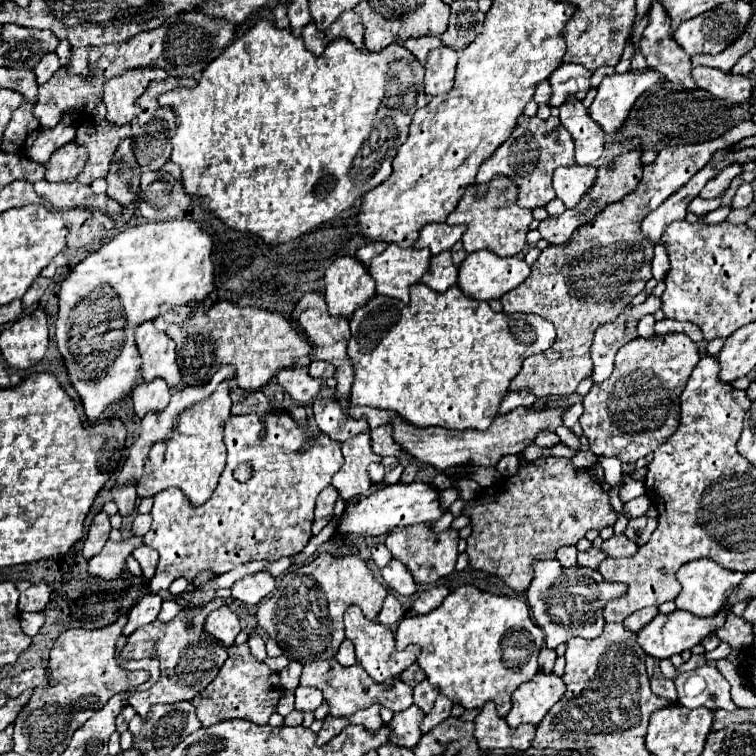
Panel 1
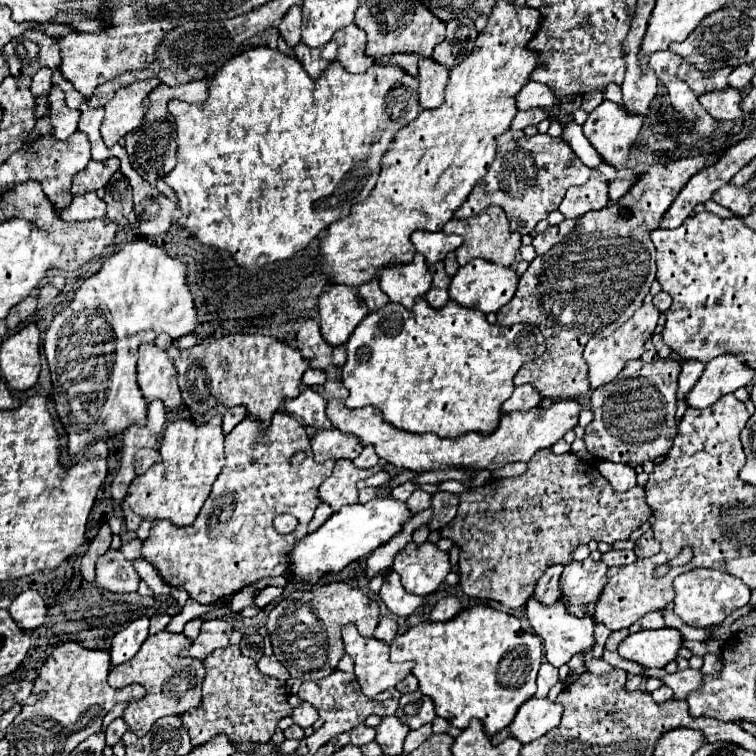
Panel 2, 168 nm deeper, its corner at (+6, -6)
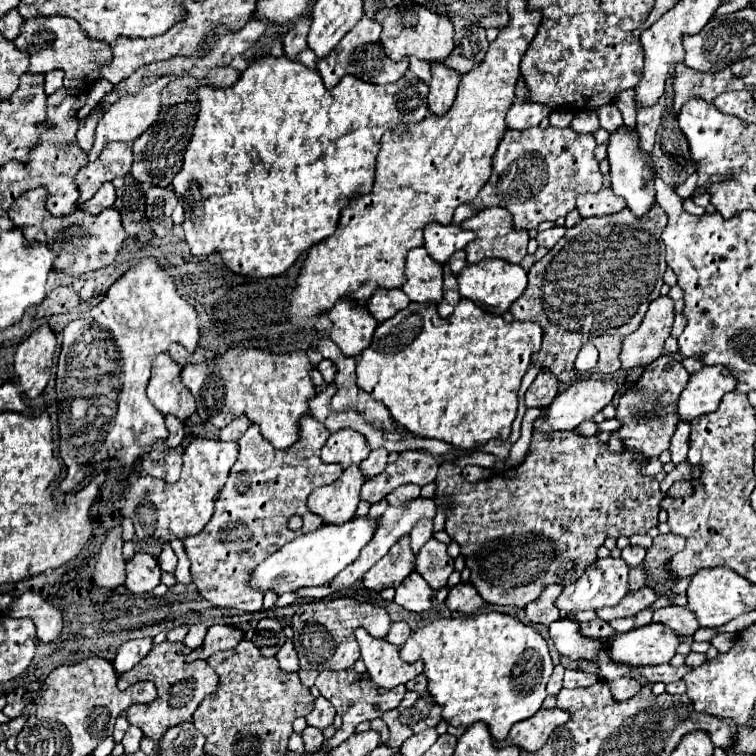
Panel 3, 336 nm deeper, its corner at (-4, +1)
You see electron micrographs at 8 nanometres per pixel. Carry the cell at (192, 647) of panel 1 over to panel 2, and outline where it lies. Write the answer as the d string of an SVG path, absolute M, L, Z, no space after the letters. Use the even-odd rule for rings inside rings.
M164 630L154 636L148 636L140 652L134 656L134 660L114 666L110 670L108 682L112 688L124 688L128 684L142 684L146 688L146 698L128 704L122 716L124 722L128 724L128 730L132 730L136 736L144 736L158 718L180 716L202 702L202 680L206 670L200 660L182 656L182 650L188 646L190 640L184 634L172 634Z

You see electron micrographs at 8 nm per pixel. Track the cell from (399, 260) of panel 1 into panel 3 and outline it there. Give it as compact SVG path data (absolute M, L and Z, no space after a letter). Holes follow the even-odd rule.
M416 247L406 257L406 283L402 291L416 303L440 303L442 265L436 263L424 247Z

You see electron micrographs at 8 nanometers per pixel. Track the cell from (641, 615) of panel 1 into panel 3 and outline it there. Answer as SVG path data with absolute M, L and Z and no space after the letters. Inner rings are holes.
M678 605L654 609L652 621L664 623L666 627L674 629L678 635L694 635L694 631L700 627L694 613L688 607L678 607Z

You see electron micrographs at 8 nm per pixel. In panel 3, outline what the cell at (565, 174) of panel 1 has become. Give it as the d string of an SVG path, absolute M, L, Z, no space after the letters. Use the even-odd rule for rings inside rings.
M602 187L598 193L582 193L576 197L576 209L582 217L606 215L624 209L626 203L622 197L614 195L610 187Z

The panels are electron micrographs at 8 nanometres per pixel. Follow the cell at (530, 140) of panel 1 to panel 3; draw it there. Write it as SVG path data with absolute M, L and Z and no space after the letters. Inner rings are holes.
M532 127L532 129L524 129L524 131L508 129L504 133L504 139L498 145L494 171L492 171L490 179L480 189L480 193L474 201L470 201L470 203L462 205L462 209L458 207L454 211L452 223L460 225L464 219L468 219L468 217L476 215L478 211L492 207L492 205L508 209L514 217L516 229L536 229L542 221L556 221L558 217L566 217L566 213L576 207L578 193L586 193L586 191L594 193L602 187L602 173L598 169L598 161L594 159L594 147L596 147L596 141L592 135L576 133L572 129L556 129L556 127L546 127L546 129Z

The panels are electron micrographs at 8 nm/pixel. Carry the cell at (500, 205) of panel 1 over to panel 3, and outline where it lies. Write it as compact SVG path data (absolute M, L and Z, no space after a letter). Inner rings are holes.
M488 207L480 213L476 213L474 217L466 219L460 223L462 229L468 229L468 231L474 231L476 233L476 239L470 241L470 245L466 245L466 261L468 263L478 263L482 259L488 259L488 257L498 257L498 259L504 259L508 263L520 263L522 257L526 255L526 247L528 247L528 231L526 229L516 229L512 225L512 215L508 213L508 209L500 209L500 207Z

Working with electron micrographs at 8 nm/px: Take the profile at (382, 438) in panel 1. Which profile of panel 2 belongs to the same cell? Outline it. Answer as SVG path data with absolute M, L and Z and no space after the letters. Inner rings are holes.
M366 446L366 448L362 450L362 454L354 460L354 464L356 464L358 468L374 468L374 466L378 464L378 454L374 452L374 448Z

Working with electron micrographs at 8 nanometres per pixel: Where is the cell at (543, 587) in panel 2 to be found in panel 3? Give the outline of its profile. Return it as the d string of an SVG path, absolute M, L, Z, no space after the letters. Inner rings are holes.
M556 583L556 585L548 585L548 587L544 589L544 593L540 593L540 597L526 607L526 617L528 617L528 621L548 625L550 621L560 619L560 611L558 611L558 607L556 607L556 599L560 597L562 589L564 589L564 587L558 585L558 583Z

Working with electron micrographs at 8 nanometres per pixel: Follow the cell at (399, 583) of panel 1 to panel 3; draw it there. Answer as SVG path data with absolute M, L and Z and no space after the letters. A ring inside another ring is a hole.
M412 571L402 583L400 587L396 587L396 597L394 601L408 609L408 611L428 611L432 607L438 607L440 603L444 603L448 595L448 589L432 589L416 571Z

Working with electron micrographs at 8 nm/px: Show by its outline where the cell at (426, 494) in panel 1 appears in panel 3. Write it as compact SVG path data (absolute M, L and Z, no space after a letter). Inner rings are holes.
M352 517L350 521L342 525L320 525L316 531L304 533L284 547L280 547L276 553L272 553L266 561L262 561L256 571L252 573L250 585L256 585L262 593L268 589L274 589L280 593L290 593L298 587L310 587L310 585L324 585L332 581L344 567L354 563L358 559L358 553L370 543L374 537L374 531L378 529L380 517L372 519L366 517Z

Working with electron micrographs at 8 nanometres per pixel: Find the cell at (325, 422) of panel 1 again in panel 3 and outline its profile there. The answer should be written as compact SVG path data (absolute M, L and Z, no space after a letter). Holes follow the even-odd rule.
M340 429L328 437L322 447L322 461L324 463L340 463L344 469L352 463L360 463L368 457L370 445L366 437L354 429Z

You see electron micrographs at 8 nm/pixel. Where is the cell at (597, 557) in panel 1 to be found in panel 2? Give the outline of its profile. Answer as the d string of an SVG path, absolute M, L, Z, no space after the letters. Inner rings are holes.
M586 558L584 562L570 562L562 572L562 600L566 610L574 616L594 616L594 608L602 588L606 586L608 566L602 560Z

